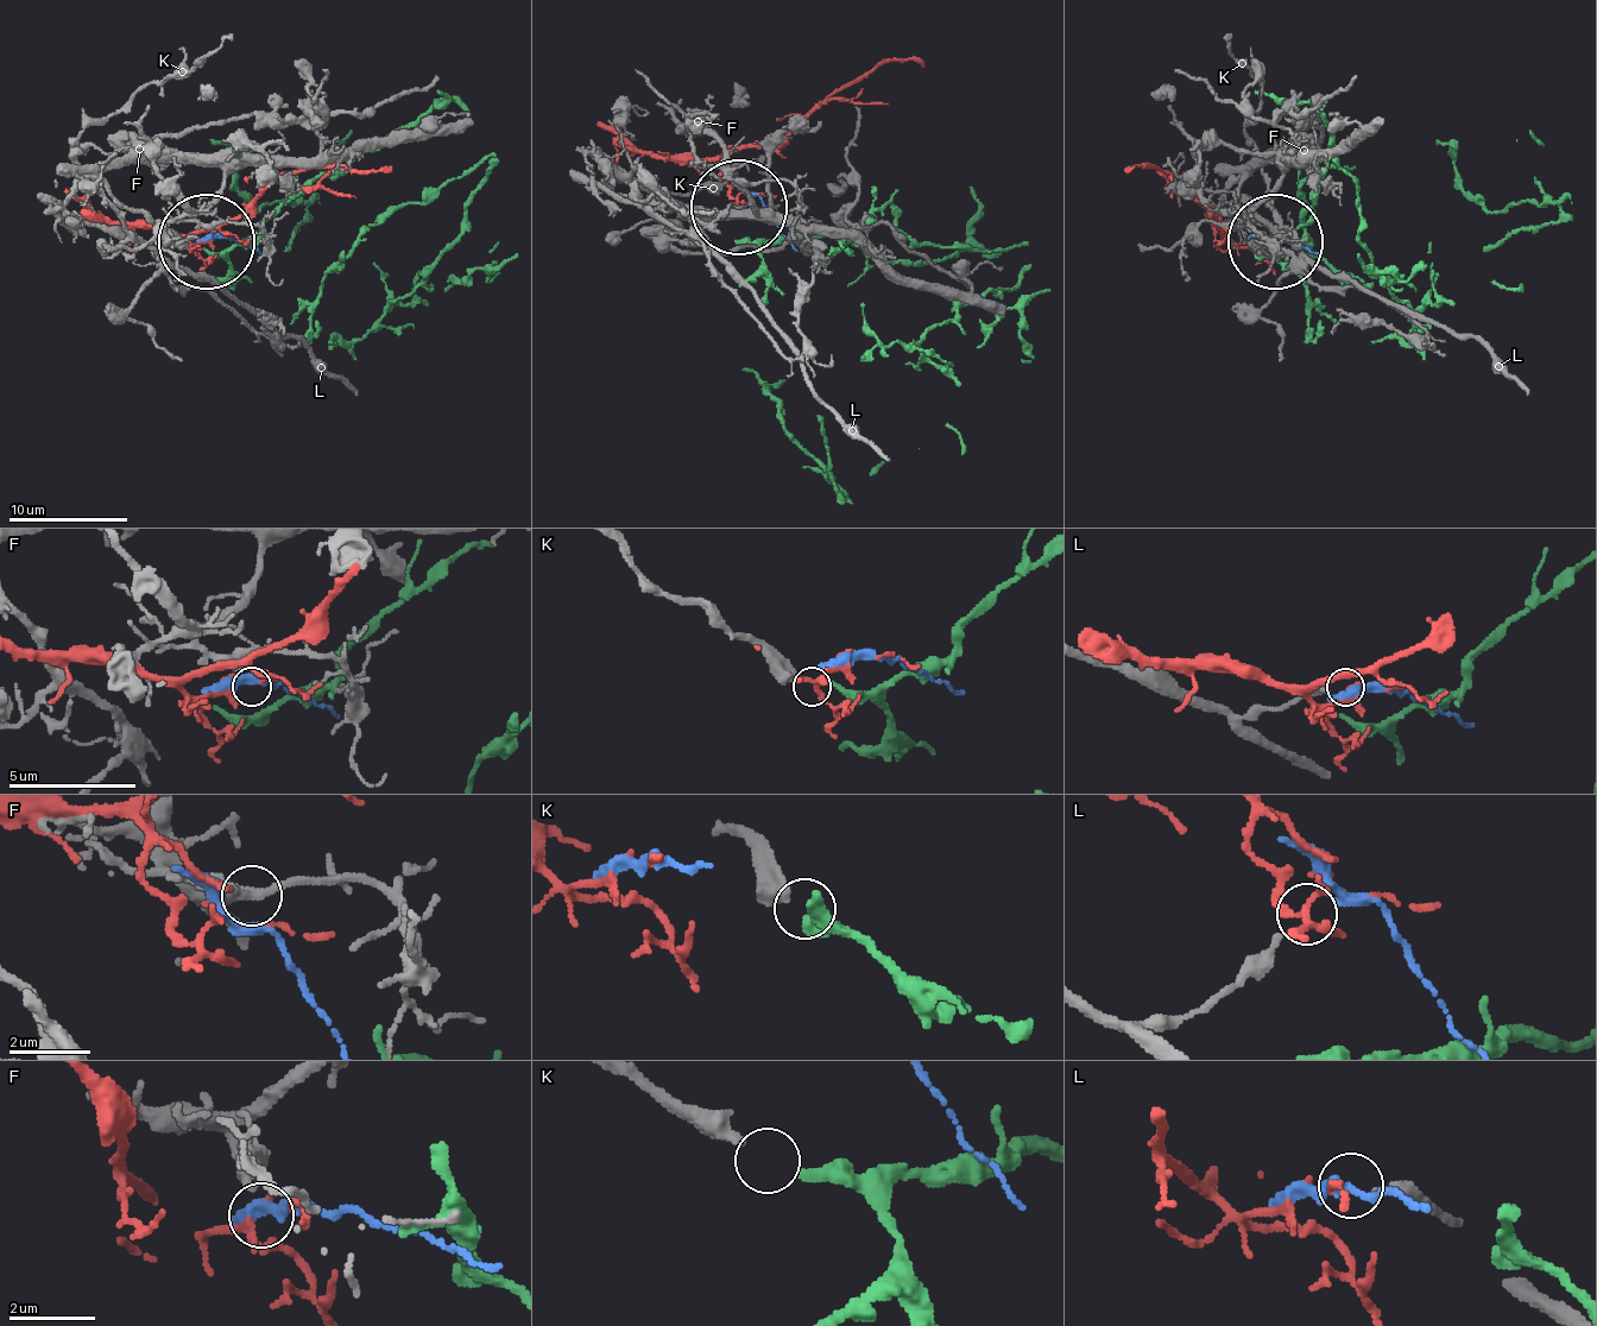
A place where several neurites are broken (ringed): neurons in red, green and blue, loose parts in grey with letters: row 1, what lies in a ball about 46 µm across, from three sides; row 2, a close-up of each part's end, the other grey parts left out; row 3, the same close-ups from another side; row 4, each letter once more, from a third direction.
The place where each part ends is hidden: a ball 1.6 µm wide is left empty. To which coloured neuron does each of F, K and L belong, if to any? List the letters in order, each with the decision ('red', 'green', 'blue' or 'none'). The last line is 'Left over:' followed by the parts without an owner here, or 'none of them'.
F: none
K: green
L: none
Left over: F, L

